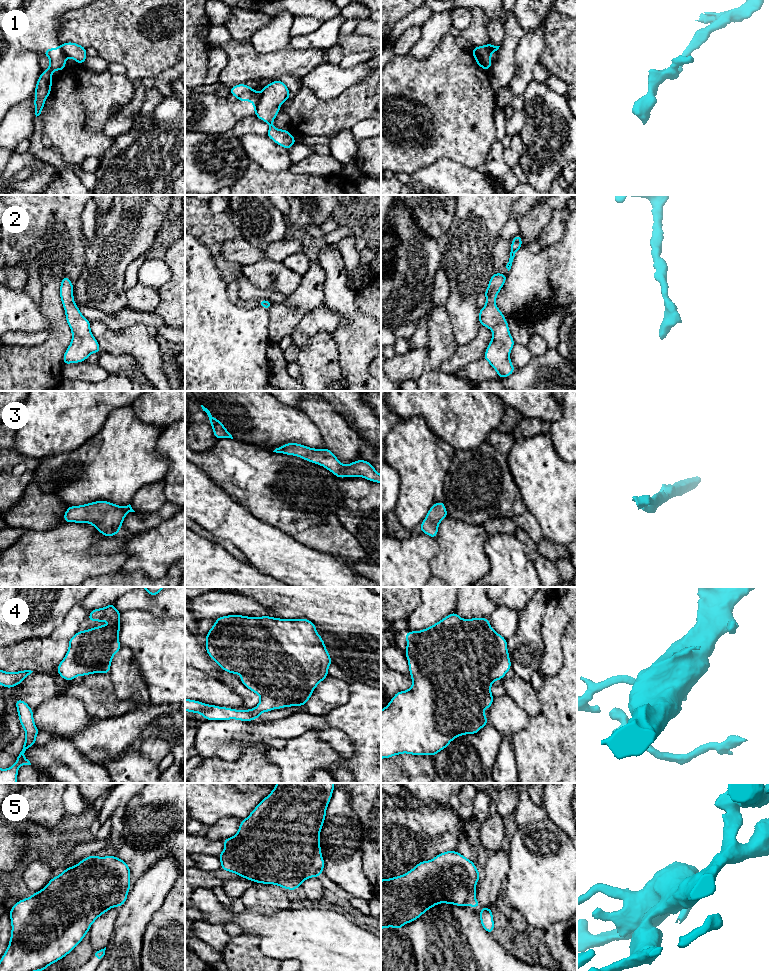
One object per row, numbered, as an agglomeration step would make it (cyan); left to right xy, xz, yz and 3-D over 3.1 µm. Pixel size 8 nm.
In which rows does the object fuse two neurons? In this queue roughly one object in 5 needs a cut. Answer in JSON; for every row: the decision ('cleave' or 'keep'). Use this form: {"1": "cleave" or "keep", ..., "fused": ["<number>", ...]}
{"1": "cleave", "2": "keep", "3": "keep", "4": "keep", "5": "cleave", "fused": ["1", "5"]}

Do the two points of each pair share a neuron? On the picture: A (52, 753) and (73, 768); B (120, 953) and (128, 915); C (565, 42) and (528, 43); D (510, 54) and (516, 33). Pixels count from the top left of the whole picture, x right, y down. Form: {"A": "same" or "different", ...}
{"A": "same", "B": "same", "C": "different", "D": "same"}

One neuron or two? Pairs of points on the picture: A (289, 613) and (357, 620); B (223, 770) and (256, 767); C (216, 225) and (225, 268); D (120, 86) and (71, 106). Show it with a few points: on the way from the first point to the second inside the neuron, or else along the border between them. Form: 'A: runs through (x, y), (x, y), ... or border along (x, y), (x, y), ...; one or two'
A: runs through (306, 611), (340, 611); one
B: runs through (231, 770), (248, 770); one
C: runs through (216, 236), (217, 257); one
D: runs through (108, 90), (103, 90), (83, 99); one

